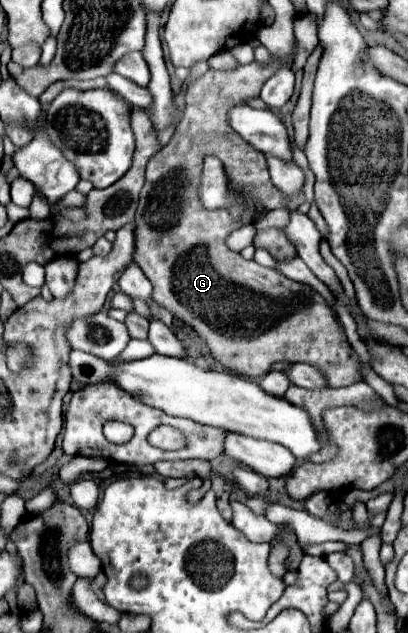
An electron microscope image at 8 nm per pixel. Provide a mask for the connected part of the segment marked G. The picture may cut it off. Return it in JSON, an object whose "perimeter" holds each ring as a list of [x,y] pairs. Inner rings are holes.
{"perimeter":[[[296,49],[286,57],[270,55],[268,63],[252,61],[248,65],[238,65],[232,71],[214,71],[210,69],[204,77],[190,83],[186,89],[186,109],[182,113],[182,119],[170,139],[168,145],[164,145],[158,153],[154,153],[146,165],[146,183],[140,193],[136,217],[134,217],[134,261],[144,271],[144,275],[150,279],[154,291],[152,299],[166,307],[172,315],[180,317],[188,325],[192,325],[200,337],[206,339],[210,353],[232,373],[240,377],[262,377],[270,371],[270,365],[276,361],[284,363],[308,363],[316,367],[328,387],[346,387],[356,381],[362,381],[358,373],[358,355],[352,353],[348,341],[344,339],[344,333],[334,319],[330,307],[326,301],[308,285],[296,283],[288,277],[284,277],[280,271],[268,269],[258,265],[256,261],[242,259],[240,253],[234,253],[226,247],[224,239],[228,233],[238,229],[240,225],[250,223],[250,215],[244,213],[240,223],[230,221],[230,213],[218,211],[206,211],[198,197],[196,197],[196,185],[200,181],[200,161],[206,155],[216,155],[220,161],[224,161],[224,167],[228,167],[228,177],[232,181],[232,187],[238,191],[250,191],[250,195],[260,201],[264,209],[276,209],[282,205],[282,193],[272,185],[268,175],[268,165],[264,155],[248,145],[238,133],[232,131],[232,127],[226,121],[226,111],[236,105],[244,103],[246,97],[256,97],[260,93],[262,83],[272,77],[280,67],[290,65],[296,57]]]}

